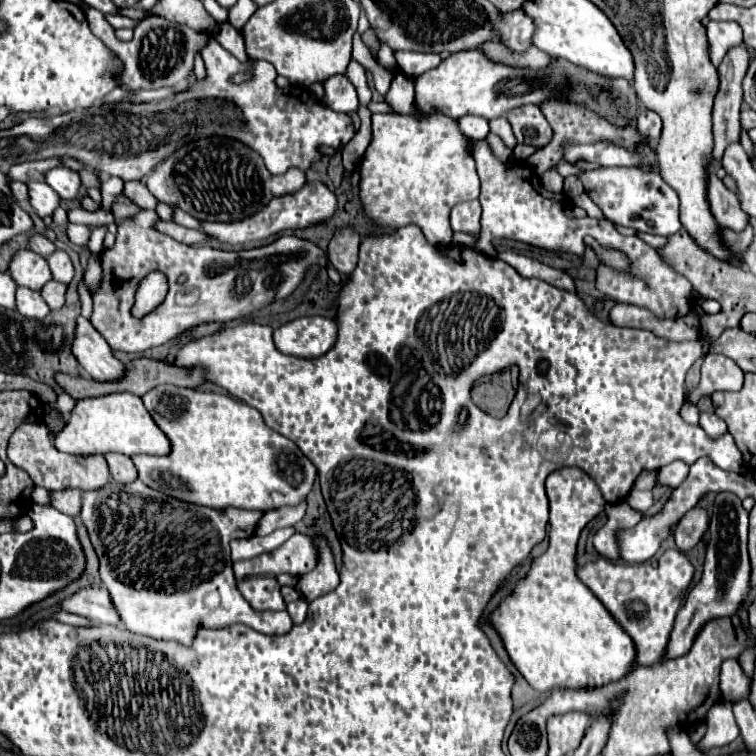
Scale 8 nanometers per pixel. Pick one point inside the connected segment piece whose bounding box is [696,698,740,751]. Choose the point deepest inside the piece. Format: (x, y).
(722, 729)

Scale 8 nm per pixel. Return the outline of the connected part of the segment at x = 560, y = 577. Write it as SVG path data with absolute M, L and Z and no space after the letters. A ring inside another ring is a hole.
M562 467L550 473L546 479L546 493L550 499L550 547L544 555L532 561L526 577L522 577L514 585L512 593L500 601L500 605L488 615L488 621L500 635L510 661L532 689L550 693L552 689L600 687L628 675L634 665L634 643L610 617L604 605L586 589L586 585L578 581L578 575L574 571L576 543L580 531L604 509L606 501L594 481L590 481L590 477L586 477L586 473L582 473L582 469L578 467Z

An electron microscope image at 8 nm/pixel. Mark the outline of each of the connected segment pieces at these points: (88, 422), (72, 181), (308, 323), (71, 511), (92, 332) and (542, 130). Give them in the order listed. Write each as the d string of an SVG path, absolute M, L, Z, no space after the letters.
M128 391L76 401L66 425L54 435L54 445L58 451L70 455L104 455L108 451L126 453L128 457L132 457L132 453L166 455L170 449L166 435L154 425L142 399Z
M54 167L46 171L46 183L62 197L62 199L76 199L80 195L80 177L76 171L68 167Z
M300 317L274 331L280 353L312 359L328 353L336 341L336 321L326 317Z
M80 489L50 491L50 505L71 517L78 516L82 506L82 491Z
M82 315L76 317L76 333L72 343L72 353L84 371L96 381L116 381L124 375L124 363L120 363L100 333Z
M538 105L516 107L506 115L506 119L512 125L518 143L544 147L552 137L552 129Z

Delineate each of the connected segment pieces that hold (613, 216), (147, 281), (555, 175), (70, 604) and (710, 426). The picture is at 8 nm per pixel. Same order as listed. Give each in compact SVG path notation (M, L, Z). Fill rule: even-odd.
M602 167L596 171L584 171L578 177L582 179L586 193L602 209L604 217L616 225L634 227L636 231L662 237L670 237L680 231L682 225L678 221L678 195L662 181L662 177L658 177L658 171Z
M154 271L148 277L144 277L136 291L136 303L132 307L134 317L144 317L146 313L150 313L156 305L160 305L160 301L164 301L166 293L168 293L168 285L162 273Z
M548 169L542 175L542 185L550 191L562 191L562 183L564 183L564 177L556 169Z
M84 587L76 591L72 597L64 599L60 603L62 611L76 613L86 617L92 623L110 623L118 625L118 613L114 613L114 607L110 605L110 595L104 587Z
M702 411L700 413L700 427L706 431L710 437L718 437L727 432L727 425L718 415L714 413L706 413Z

